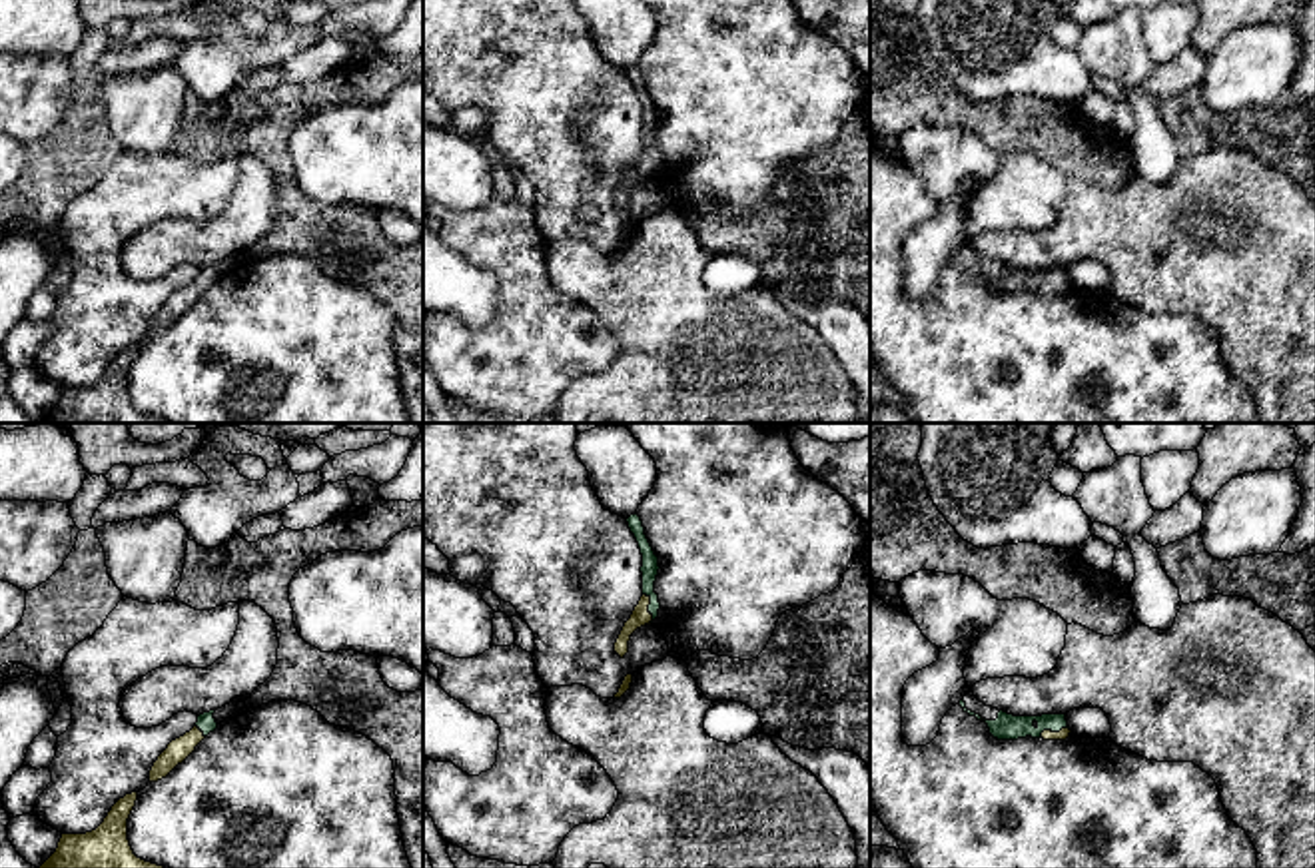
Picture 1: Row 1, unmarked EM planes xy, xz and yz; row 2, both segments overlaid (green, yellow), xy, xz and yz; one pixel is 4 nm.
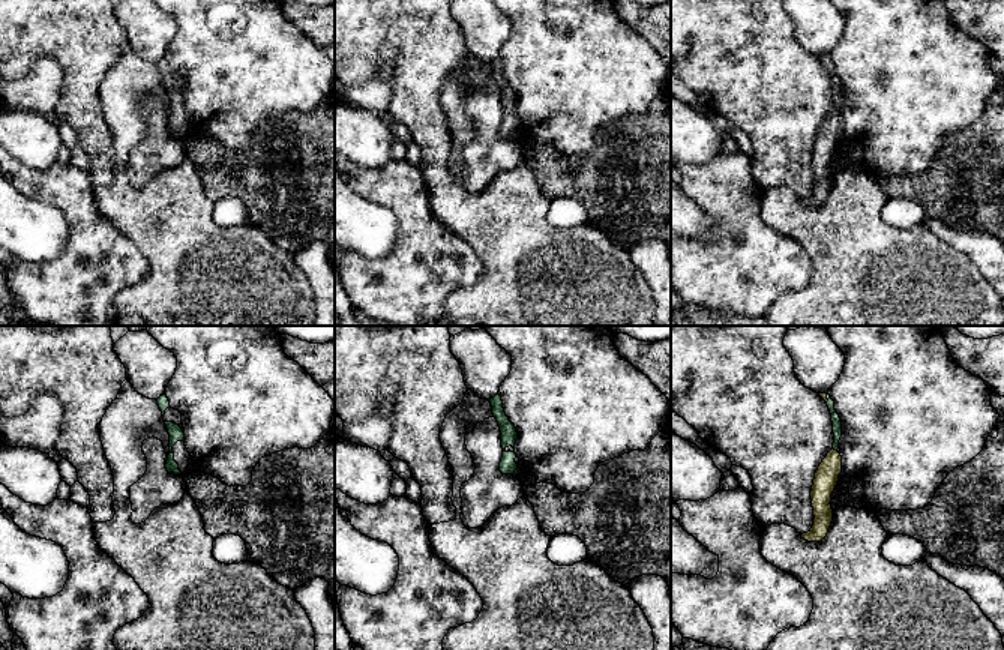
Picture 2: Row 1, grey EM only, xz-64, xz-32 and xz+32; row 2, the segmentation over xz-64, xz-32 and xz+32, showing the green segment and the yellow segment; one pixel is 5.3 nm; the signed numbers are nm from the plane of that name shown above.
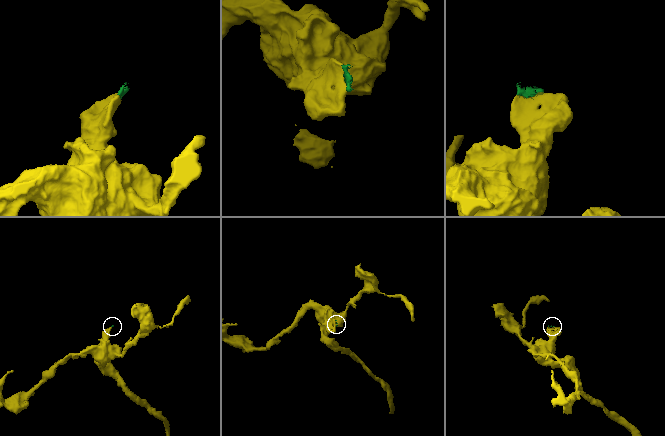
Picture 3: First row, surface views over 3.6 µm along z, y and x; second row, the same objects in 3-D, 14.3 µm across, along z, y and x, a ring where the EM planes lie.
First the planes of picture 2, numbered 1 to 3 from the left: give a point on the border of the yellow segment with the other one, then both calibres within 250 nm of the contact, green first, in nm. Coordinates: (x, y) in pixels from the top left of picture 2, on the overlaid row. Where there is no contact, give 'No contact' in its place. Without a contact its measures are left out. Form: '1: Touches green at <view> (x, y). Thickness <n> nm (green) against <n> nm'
1: No contact
2: No contact
3: Touches green at xz+32 (836, 449). Thickness 50 nm (green) against 130 nm

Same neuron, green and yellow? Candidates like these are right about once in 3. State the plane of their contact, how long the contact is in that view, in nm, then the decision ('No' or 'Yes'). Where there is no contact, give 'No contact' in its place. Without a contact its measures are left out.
Touches green in xz. Shared border 120 nm. Yes

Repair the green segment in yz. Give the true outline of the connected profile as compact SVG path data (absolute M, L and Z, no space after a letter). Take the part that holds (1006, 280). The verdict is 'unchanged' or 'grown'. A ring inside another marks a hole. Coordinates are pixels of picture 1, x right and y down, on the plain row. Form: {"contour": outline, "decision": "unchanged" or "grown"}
{"contour": "M966 245L960 259L970 269L984 273L990 287L998 293L1018 293L1018 291L1044 291L1044 293L1066 293L1070 289L1070 279L1066 267L1042 267L1042 269L1014 269L1004 263L986 259L974 245Z", "decision": "grown"}

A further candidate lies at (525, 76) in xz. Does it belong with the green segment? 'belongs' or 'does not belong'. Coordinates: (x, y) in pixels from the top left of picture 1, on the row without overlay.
does not belong

